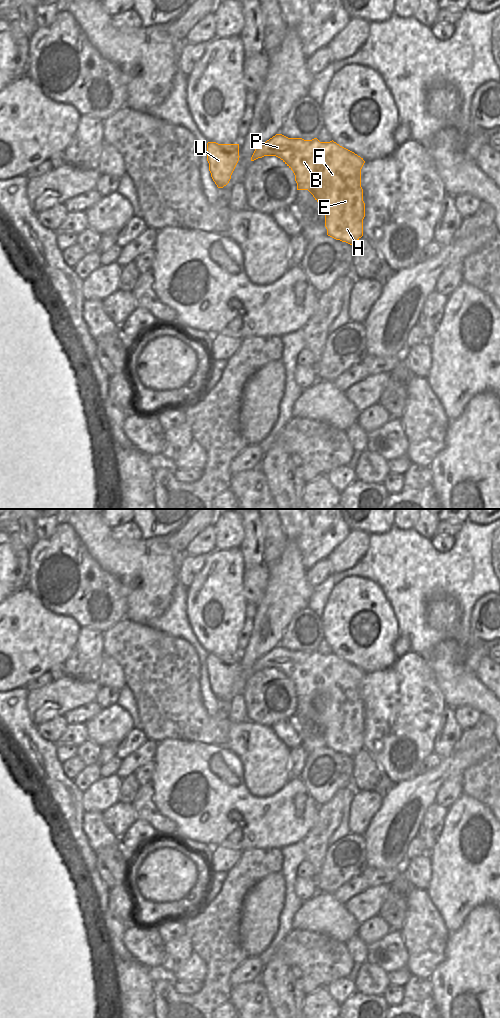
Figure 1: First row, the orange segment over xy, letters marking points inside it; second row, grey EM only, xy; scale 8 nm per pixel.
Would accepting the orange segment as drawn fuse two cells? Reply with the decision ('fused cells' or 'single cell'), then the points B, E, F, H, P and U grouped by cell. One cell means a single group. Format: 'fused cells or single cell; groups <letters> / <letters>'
single cell; groups B E F H P U

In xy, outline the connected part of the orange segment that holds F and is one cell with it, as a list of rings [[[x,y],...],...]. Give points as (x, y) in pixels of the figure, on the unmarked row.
[[[276,646],[258,658],[251,673],[264,668],[280,670],[293,683],[297,702],[308,702],[313,707],[325,727],[328,748],[352,758],[363,748],[365,729],[361,699],[361,681],[365,675],[363,670],[333,652],[320,654],[317,650],[304,652],[288,650],[282,646]]]

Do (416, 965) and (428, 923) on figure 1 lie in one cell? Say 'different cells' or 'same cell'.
same cell

